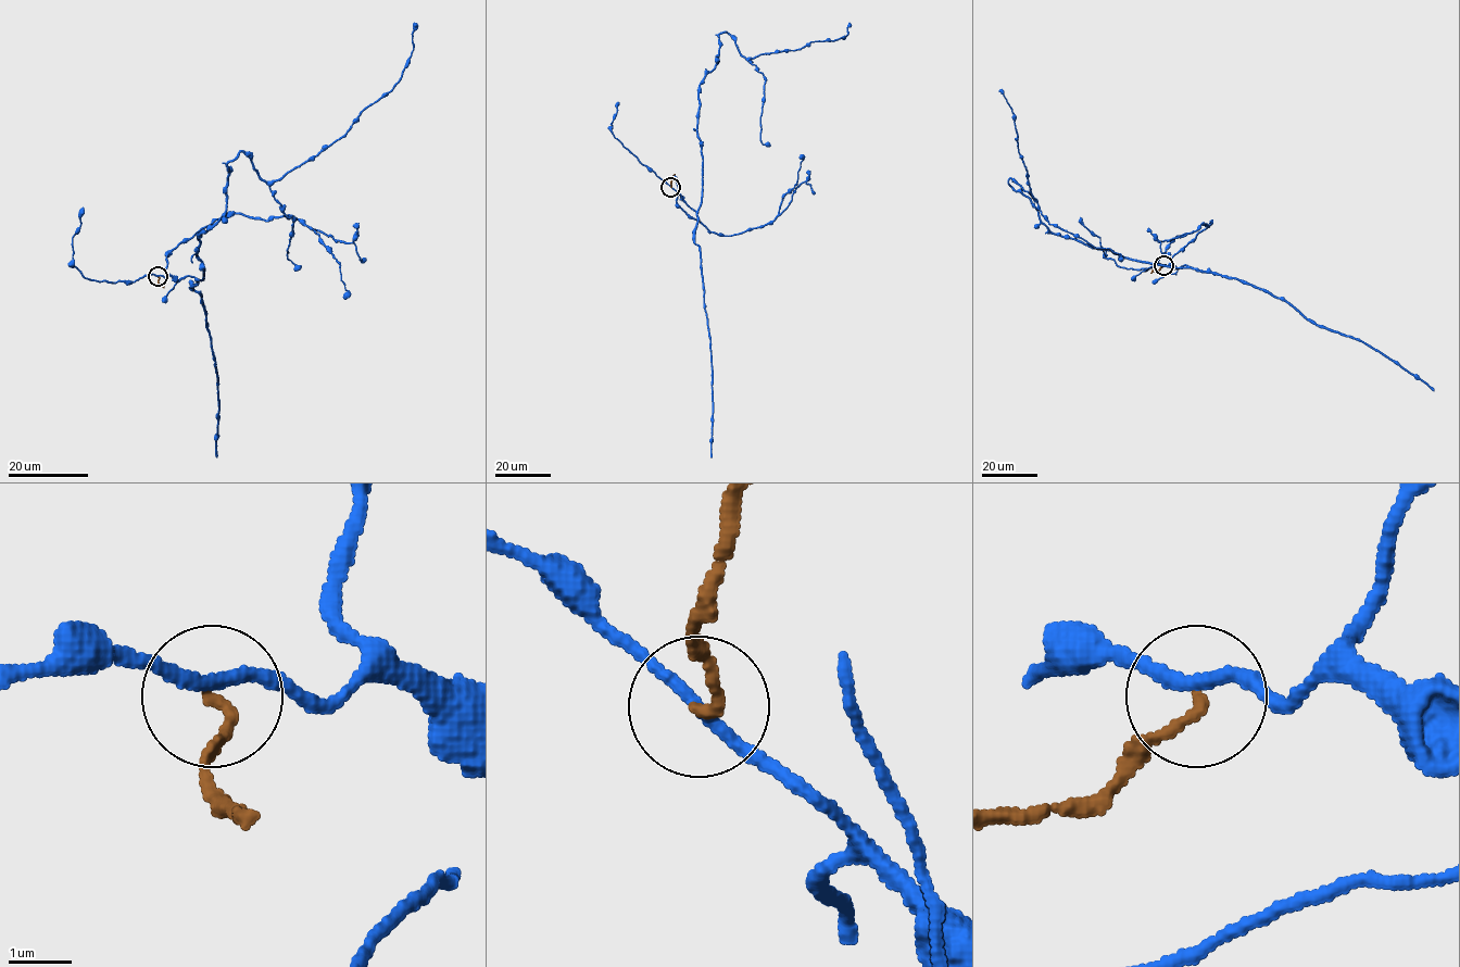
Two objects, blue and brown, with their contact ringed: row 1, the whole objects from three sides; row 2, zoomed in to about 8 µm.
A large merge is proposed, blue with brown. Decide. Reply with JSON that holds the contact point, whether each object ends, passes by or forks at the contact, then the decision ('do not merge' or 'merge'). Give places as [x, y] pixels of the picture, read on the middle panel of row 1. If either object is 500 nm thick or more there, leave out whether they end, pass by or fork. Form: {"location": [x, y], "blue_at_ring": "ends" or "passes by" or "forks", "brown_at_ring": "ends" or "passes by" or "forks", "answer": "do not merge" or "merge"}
{"location": [670, 187], "blue_at_ring": "passes by", "brown_at_ring": "ends", "answer": "do not merge"}

